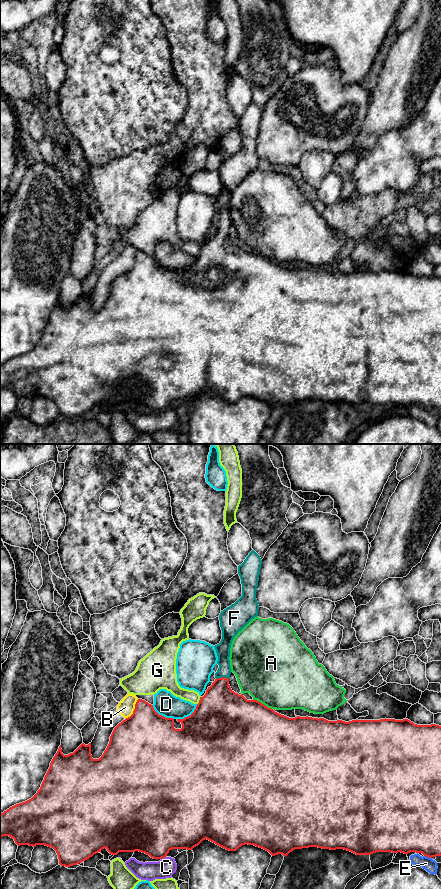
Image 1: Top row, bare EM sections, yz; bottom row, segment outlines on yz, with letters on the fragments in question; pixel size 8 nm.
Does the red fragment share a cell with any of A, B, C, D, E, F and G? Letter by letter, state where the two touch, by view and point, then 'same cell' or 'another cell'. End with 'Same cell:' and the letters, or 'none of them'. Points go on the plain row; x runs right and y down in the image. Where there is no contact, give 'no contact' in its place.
A: contact yz (263, 256); another cell
B: contact yz (134, 262); another cell
C: contact yz (163, 409); another cell
D: contact yz (188, 268); another cell
E: contact yz (428, 408); another cell
F: contact yz (222, 229); same cell
G: contact yz (199, 252); another cell
Same cell: F

